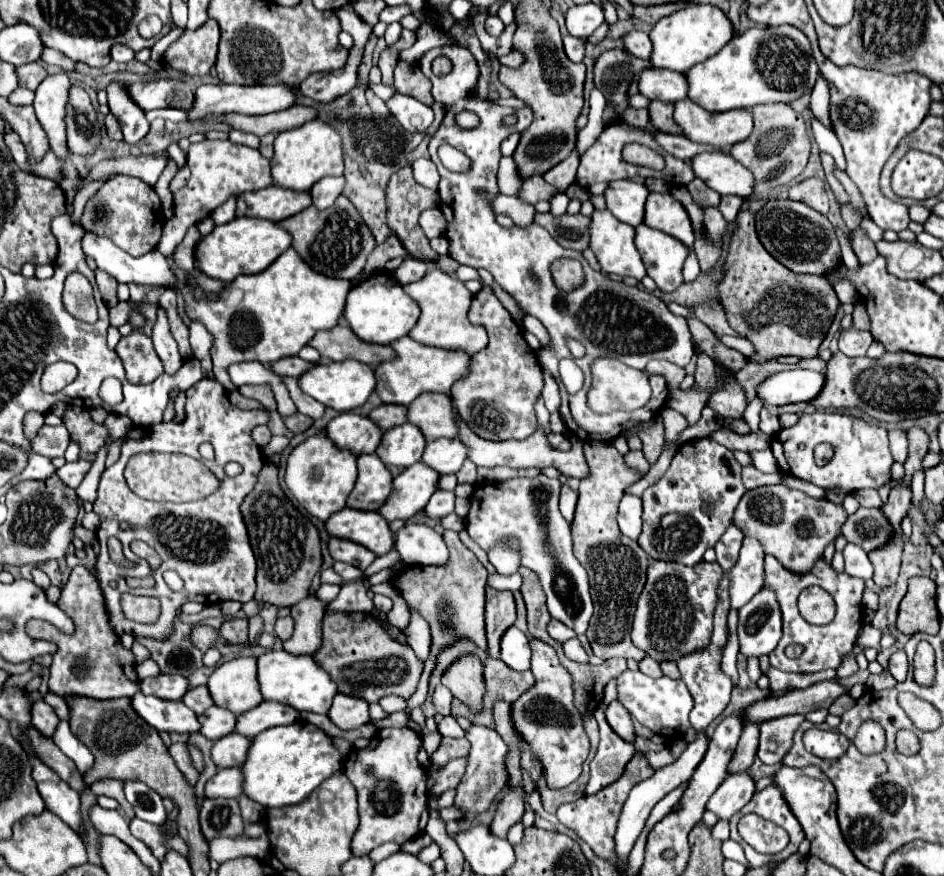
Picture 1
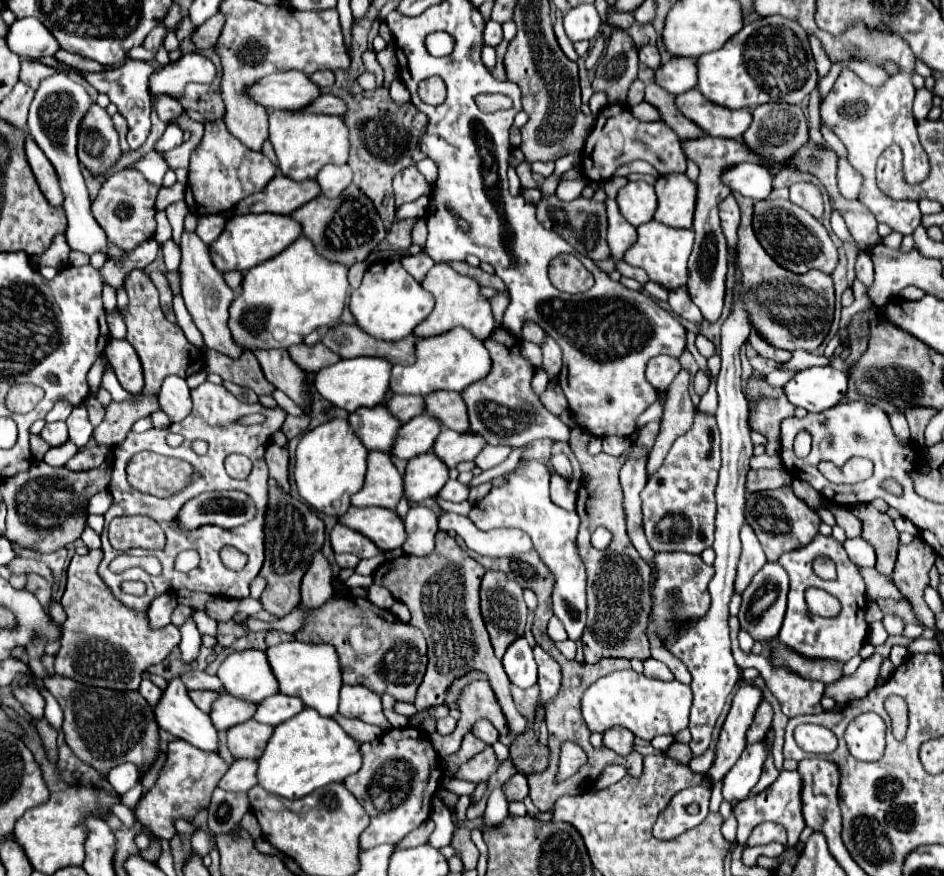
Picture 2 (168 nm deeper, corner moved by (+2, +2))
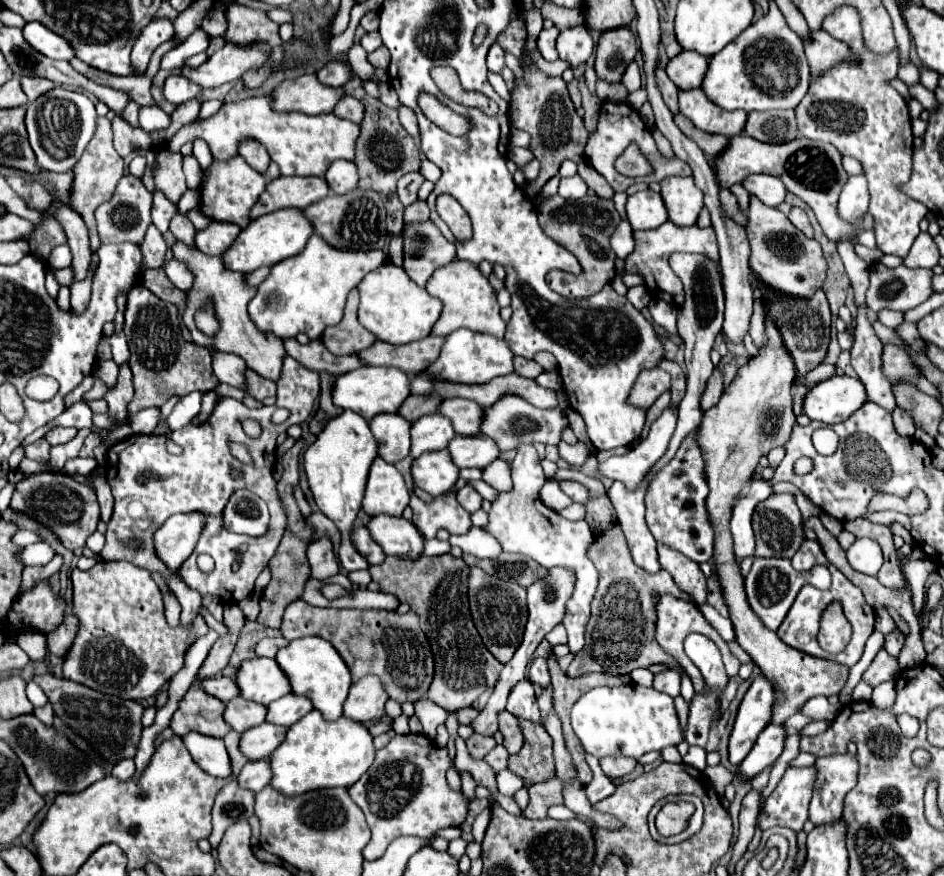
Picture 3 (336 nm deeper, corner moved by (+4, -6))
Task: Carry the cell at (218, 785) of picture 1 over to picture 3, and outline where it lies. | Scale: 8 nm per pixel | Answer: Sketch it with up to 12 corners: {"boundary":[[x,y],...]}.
{"boundary":[[247,762],[239,786],[259,792],[271,780],[269,762]]}

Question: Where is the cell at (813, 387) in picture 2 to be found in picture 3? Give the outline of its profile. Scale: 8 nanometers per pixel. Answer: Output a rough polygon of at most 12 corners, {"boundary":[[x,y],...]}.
{"boundary":[[849,376],[815,384],[803,400],[811,420],[837,424],[865,404]]}

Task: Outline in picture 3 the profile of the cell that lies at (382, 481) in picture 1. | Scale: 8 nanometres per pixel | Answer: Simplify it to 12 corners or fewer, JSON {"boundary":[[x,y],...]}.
{"boundary":[[375,458],[363,498],[369,516],[401,516],[409,504],[403,476]]}

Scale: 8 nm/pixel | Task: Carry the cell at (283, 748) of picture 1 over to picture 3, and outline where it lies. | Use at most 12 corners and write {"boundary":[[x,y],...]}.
{"boundary":[[317,710],[271,754],[285,796],[349,788],[371,766],[369,732]]}

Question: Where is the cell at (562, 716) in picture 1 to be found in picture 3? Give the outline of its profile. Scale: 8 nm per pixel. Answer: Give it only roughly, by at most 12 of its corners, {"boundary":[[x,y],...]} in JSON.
{"boundary":[[545,658],[531,662],[529,678],[541,688],[551,686]]}

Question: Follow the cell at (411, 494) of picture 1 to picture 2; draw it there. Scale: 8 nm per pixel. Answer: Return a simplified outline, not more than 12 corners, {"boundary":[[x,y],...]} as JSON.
{"boundary":[[435,452],[407,462],[405,496],[435,498],[449,468]]}

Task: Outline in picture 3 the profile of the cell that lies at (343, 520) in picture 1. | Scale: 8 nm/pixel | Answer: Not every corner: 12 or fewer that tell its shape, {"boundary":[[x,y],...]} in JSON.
{"boundary":[[373,516],[367,530],[387,556],[415,560],[421,534],[405,518]]}

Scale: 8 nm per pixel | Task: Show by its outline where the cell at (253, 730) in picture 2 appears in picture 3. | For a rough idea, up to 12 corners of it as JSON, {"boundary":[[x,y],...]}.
{"boundary":[[269,722],[243,732],[239,750],[265,760],[283,742],[285,726]]}

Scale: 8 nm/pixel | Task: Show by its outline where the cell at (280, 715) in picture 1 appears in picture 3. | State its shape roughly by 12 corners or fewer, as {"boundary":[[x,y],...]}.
{"boundary":[[287,694],[267,706],[267,720],[289,728],[311,710],[309,698]]}

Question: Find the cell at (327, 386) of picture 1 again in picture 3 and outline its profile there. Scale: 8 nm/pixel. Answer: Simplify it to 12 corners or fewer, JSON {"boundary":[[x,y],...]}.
{"boundary":[[361,366],[337,376],[333,404],[365,420],[397,412],[409,376]]}

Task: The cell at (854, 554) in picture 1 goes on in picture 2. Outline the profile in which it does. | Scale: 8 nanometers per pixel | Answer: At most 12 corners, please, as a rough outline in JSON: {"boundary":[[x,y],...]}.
{"boundary":[[861,536],[845,540],[851,562],[875,566],[875,550]]}

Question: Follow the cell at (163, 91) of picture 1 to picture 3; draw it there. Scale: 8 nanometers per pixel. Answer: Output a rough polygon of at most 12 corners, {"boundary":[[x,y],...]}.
{"boundary":[[225,44],[205,64],[183,68],[201,88],[217,88],[259,68],[269,46]]}

